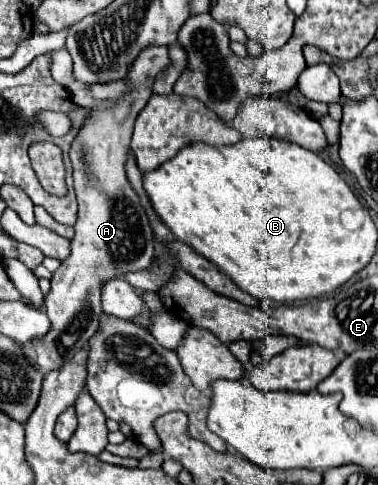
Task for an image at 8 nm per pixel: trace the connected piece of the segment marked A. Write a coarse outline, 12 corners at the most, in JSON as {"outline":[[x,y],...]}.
{"outline":[[167,46],[71,146],[79,218],[31,342],[47,372],[99,330],[103,284],[153,262],[125,176],[135,118]]}

